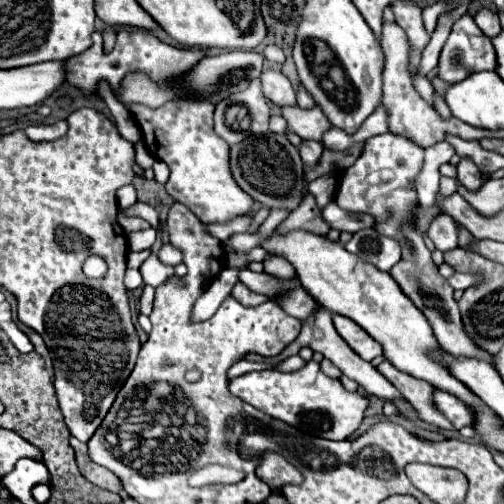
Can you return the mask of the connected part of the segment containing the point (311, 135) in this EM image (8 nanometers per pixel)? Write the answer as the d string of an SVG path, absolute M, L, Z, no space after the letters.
M283 106L281 108L283 118L287 120L287 132L297 134L301 140L317 140L321 142L323 134L331 128L331 122L323 114L321 106L313 106L309 110L303 110L299 106Z

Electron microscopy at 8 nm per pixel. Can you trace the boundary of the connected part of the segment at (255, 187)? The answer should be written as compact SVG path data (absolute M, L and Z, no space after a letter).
M267 132L267 134L247 136L247 140L231 146L229 166L237 186L243 192L247 192L255 202L259 202L269 210L283 208L287 212L293 212L295 208L299 208L307 192L303 180L305 164L301 162L299 150L287 140L285 134Z

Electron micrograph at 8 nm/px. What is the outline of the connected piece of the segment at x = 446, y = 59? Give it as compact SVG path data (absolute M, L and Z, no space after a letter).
M463 14L451 28L451 34L439 56L439 78L447 84L463 80L471 72L495 70L495 48L475 24L471 14Z

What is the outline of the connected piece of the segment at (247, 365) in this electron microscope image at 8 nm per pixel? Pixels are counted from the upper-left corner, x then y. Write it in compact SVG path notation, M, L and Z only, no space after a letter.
M241 360L241 362L233 364L233 368L229 370L229 378L237 378L237 376L247 374L247 372L253 372L253 370L263 370L263 364L261 364L261 362L249 362L249 360Z

